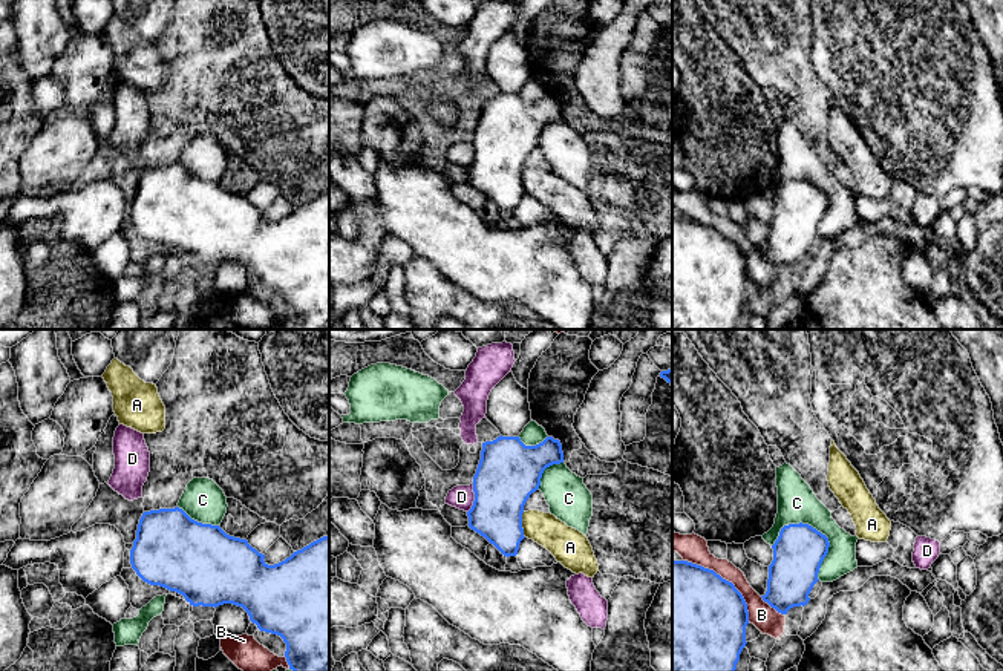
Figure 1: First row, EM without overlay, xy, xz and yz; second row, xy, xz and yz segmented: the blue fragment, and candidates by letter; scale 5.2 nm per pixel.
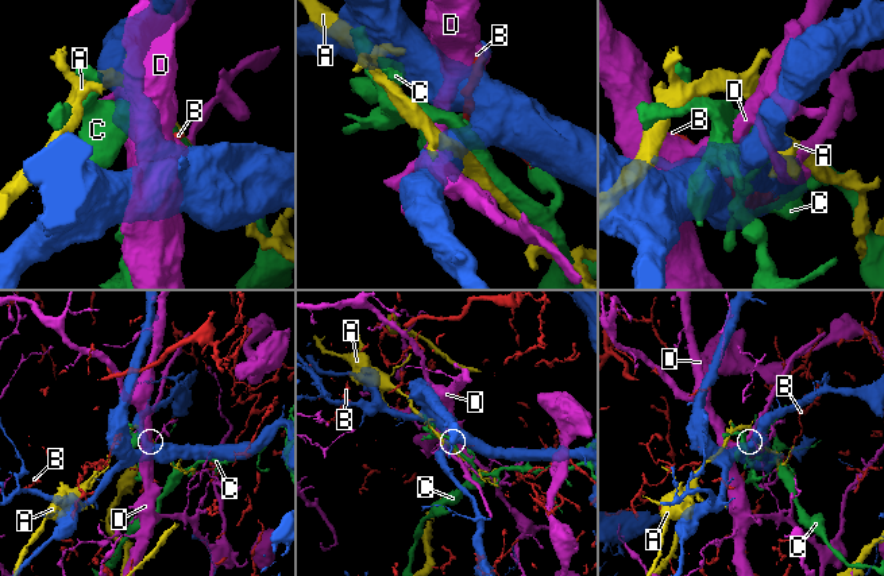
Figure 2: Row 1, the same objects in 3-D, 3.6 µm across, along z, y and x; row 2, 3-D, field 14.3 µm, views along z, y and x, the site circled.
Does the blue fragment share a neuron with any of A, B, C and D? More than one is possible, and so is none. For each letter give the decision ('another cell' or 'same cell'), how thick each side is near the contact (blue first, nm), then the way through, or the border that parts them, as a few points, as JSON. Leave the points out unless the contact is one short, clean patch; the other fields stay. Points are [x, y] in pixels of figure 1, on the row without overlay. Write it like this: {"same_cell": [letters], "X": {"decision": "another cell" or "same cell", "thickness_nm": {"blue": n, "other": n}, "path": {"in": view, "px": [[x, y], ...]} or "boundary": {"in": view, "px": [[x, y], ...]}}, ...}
{"same_cell": [], "A": {"decision": "another cell", "thickness_nm": {"blue": 320, "other": 180}}, "B": {"decision": "another cell", "thickness_nm": {"blue": 500, "other": 150}}, "C": {"decision": "another cell", "thickness_nm": {"blue": 260, "other": 200}}, "D": {"decision": "another cell", "thickness_nm": {"blue": 320, "other": 130}}}

